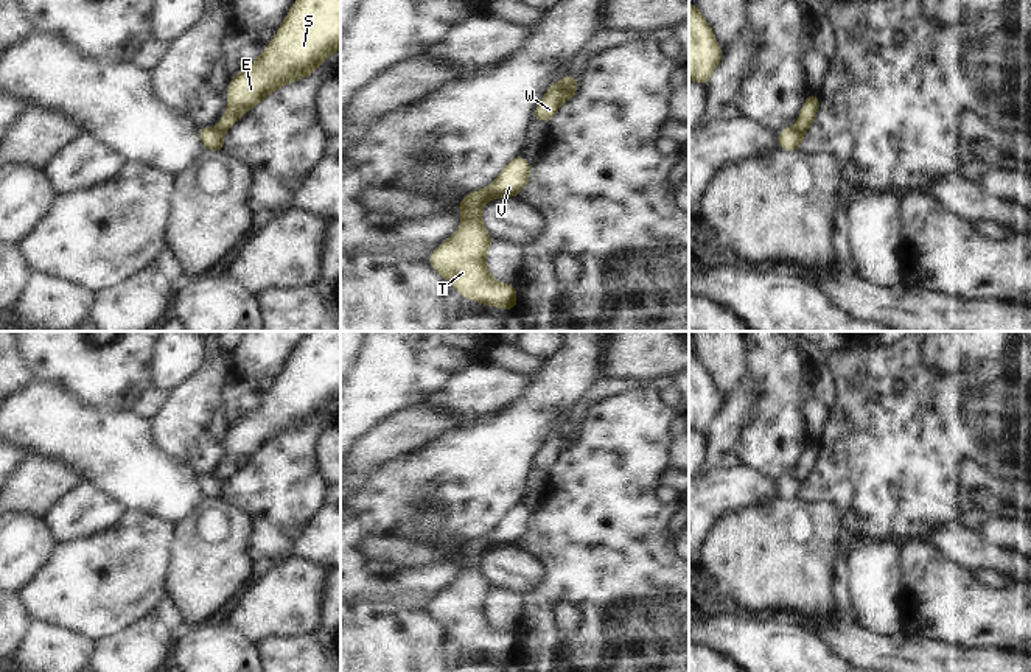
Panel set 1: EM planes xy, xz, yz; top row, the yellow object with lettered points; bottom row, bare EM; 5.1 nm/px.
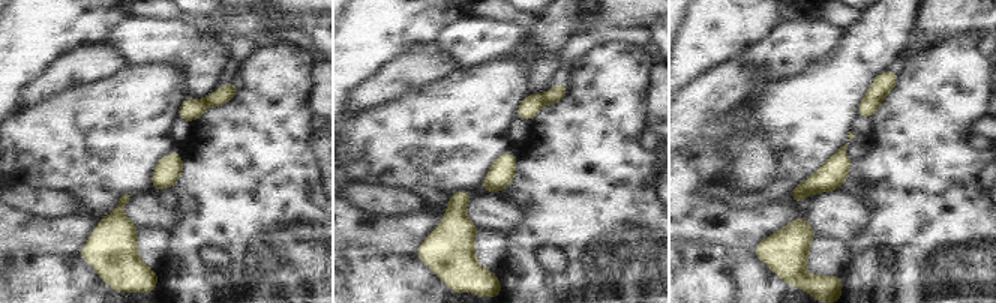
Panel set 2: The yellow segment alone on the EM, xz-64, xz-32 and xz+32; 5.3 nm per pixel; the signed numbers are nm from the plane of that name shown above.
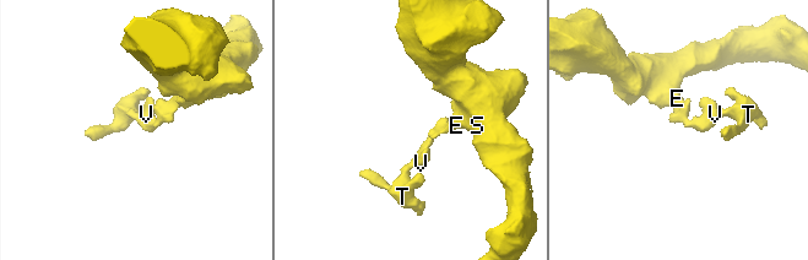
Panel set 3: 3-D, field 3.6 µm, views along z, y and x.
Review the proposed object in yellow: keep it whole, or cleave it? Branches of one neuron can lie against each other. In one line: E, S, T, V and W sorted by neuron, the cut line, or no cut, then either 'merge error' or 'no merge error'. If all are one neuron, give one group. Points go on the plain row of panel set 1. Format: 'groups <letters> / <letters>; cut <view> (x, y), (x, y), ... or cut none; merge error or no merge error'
groups E S / T V W; cut yz (793, 476), (803, 481); merge error

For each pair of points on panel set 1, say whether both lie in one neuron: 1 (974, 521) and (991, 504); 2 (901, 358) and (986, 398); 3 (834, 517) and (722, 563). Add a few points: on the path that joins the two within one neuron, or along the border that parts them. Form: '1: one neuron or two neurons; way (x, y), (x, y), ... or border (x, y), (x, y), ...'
1: two neurons; border (980, 507), (991, 514)
2: one neuron; way (921, 380), (940, 398), (964, 398)
3: one neuron; way (814, 548), (800, 562), (753, 562)

